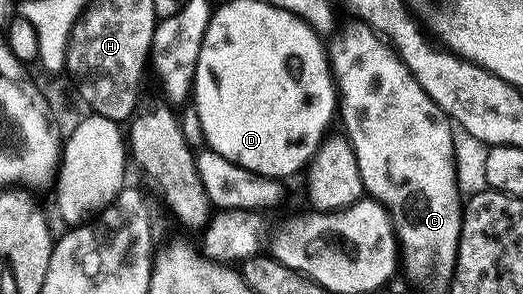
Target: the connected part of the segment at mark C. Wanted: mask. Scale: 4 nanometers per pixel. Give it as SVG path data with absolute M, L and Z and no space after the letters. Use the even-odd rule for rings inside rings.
M354 25L358 26L342 35L339 33L333 39L335 42L329 43L328 57L340 99L340 122L342 118L345 137L350 139L356 164L360 168L362 189L389 211L400 241L404 270L422 278L425 274L433 275L442 262L448 270L453 269L462 231L462 209L460 198L458 202L458 170L454 167L455 131L452 123L432 100L432 96L428 96L428 92L416 84L412 72L408 72L405 64L398 59L393 47L369 26Z

